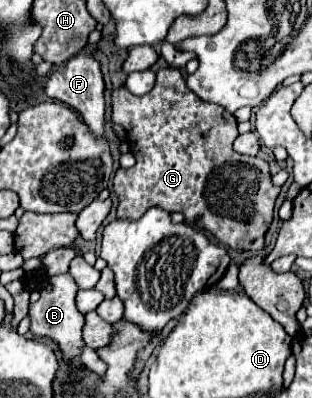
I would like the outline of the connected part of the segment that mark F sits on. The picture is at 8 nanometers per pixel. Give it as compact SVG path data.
M76 54L68 62L58 66L56 70L52 70L46 84L44 84L44 92L48 98L60 100L60 102L72 106L96 136L100 136L100 138L104 136L104 110L106 110L104 80L102 80L100 64L92 56Z

